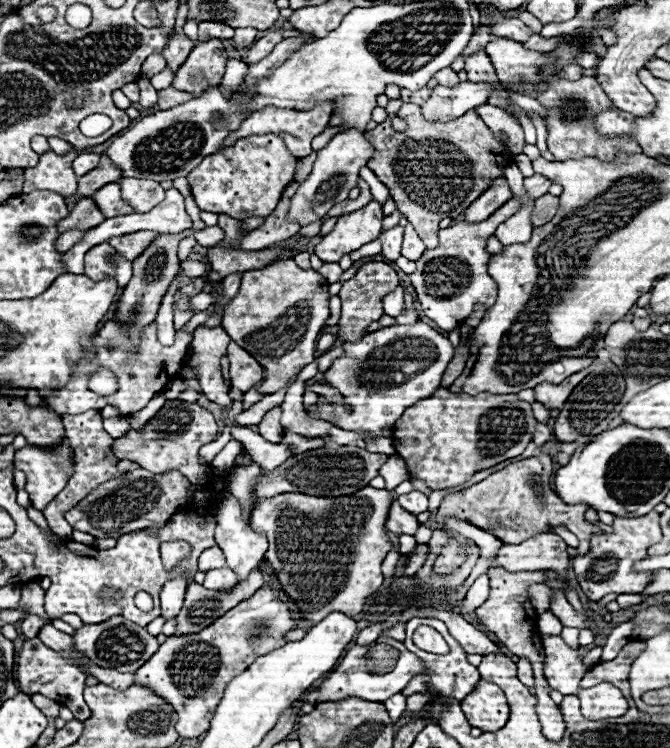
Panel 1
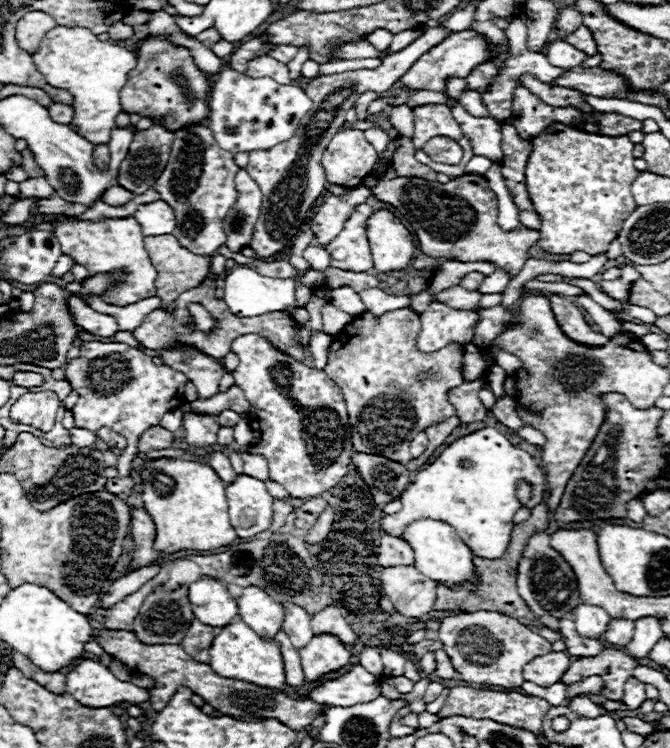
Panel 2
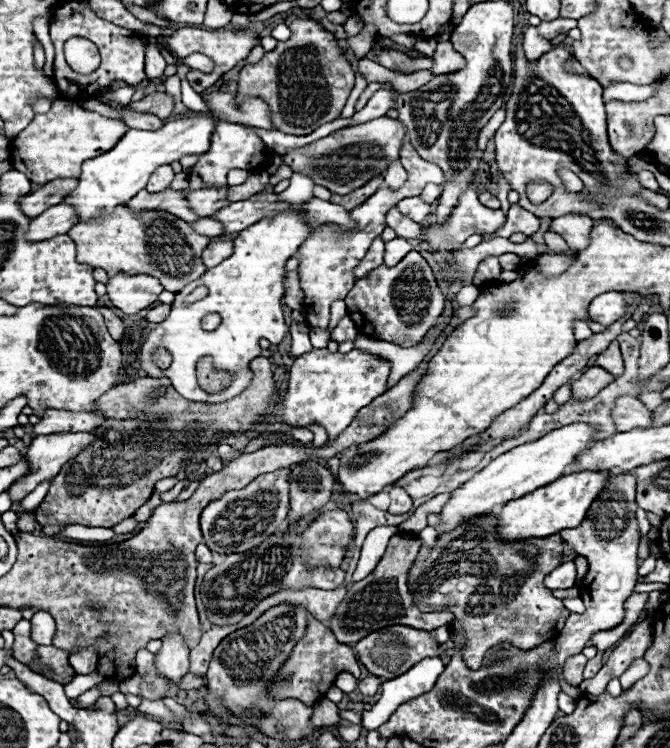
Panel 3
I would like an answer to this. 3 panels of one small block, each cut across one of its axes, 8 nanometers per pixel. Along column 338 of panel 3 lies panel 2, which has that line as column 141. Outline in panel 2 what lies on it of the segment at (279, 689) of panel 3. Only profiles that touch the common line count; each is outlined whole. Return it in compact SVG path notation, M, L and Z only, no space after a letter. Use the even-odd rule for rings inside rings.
M100 630L98 632L98 644L116 660L124 662L134 674L148 674L154 678L156 686L150 690L152 694L152 706L156 712L160 712L170 698L174 696L174 692L180 686L190 688L194 694L202 696L204 702L208 702L214 710L232 716L232 718L274 718L280 720L282 724L288 724L288 728L300 732L306 726L312 724L312 720L316 716L320 716L320 710L326 710L326 706L316 704L312 700L306 698L290 698L280 690L272 690L272 688L262 688L250 682L240 682L240 680L232 680L232 678L222 678L218 676L208 664L200 664L196 660L192 660L182 646L178 644L142 644L136 634L128 632L128 630Z

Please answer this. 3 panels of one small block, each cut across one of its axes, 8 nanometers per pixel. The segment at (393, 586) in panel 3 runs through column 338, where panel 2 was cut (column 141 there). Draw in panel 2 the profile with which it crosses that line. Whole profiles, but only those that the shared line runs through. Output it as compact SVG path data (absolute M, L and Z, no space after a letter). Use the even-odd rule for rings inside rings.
M158 586L152 594L146 596L144 604L140 606L138 616L134 618L132 632L144 640L144 644L180 644L184 638L184 630L190 626L194 614L188 600L188 588L178 586L176 590L168 592L164 586Z

